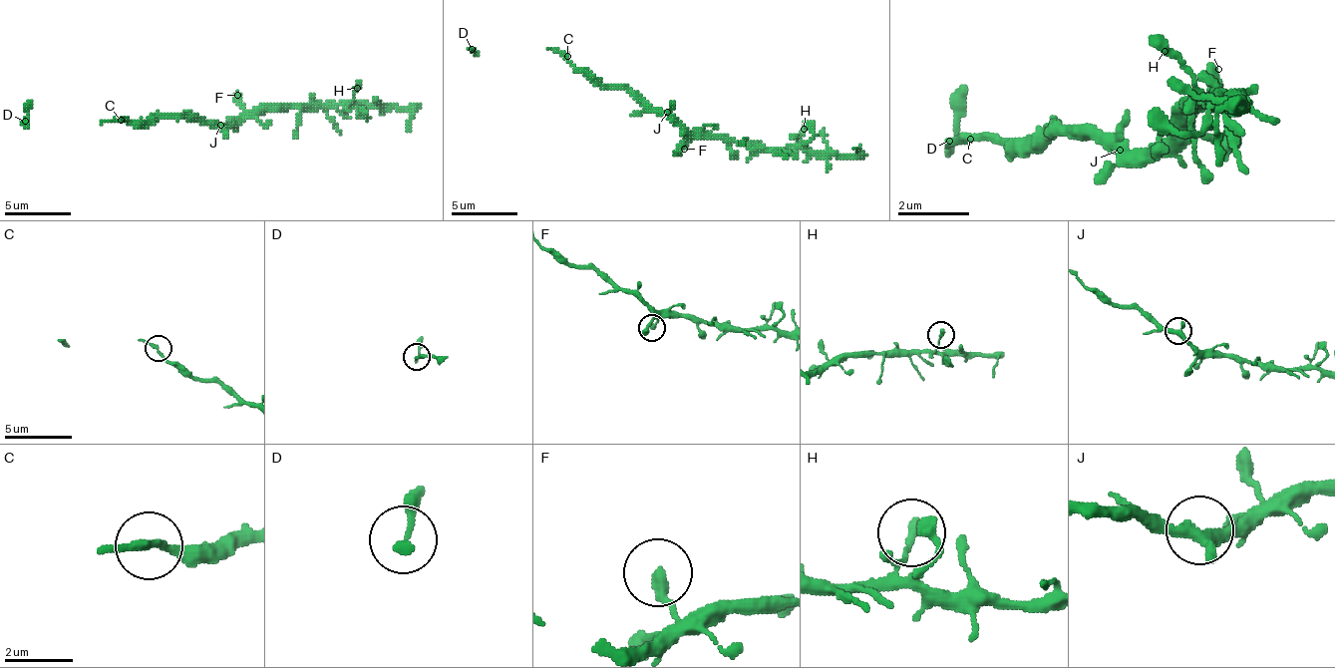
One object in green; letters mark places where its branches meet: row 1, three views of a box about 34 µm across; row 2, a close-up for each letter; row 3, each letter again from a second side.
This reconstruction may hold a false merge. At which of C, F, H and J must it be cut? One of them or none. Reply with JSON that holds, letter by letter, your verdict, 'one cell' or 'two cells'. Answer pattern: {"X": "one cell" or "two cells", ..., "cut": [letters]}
{"C": "one cell", "F": "one cell", "H": "one cell", "J": "one cell", "cut": []}

